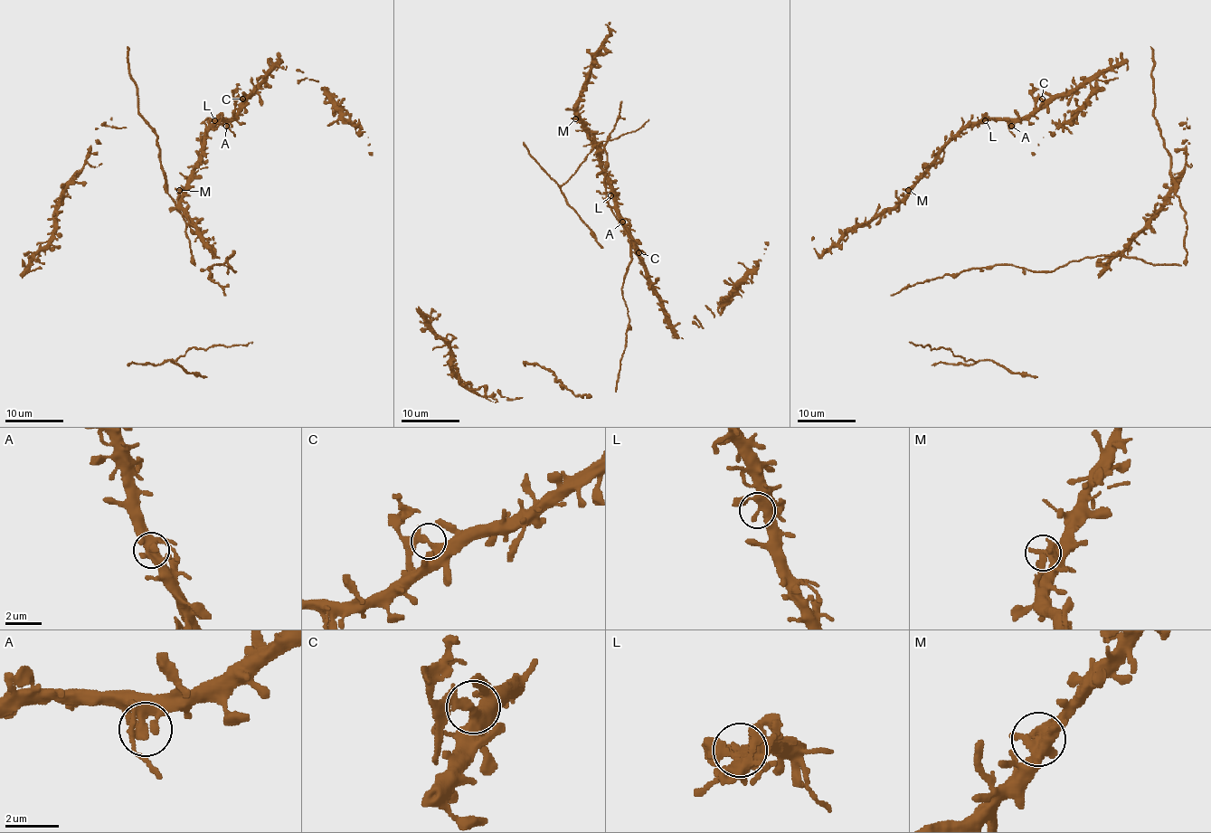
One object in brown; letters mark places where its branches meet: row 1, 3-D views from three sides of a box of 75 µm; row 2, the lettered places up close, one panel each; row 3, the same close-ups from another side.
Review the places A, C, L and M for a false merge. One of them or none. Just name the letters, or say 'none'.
C

